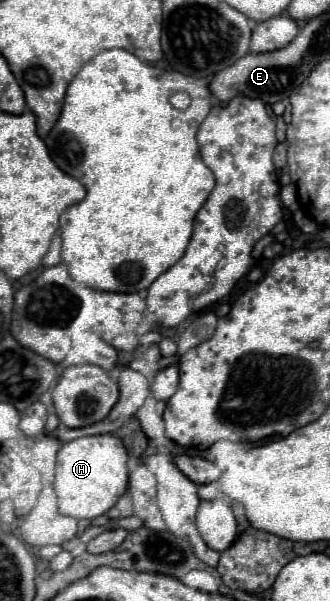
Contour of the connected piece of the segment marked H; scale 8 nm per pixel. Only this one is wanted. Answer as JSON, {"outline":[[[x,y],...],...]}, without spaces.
{"outline":[[[112,434],[92,435],[62,443],[58,451],[58,463],[50,481],[42,477],[42,491],[52,489],[58,497],[58,507],[62,515],[72,515],[76,519],[94,519],[104,515],[118,499],[128,491],[128,453],[122,439]]]}

